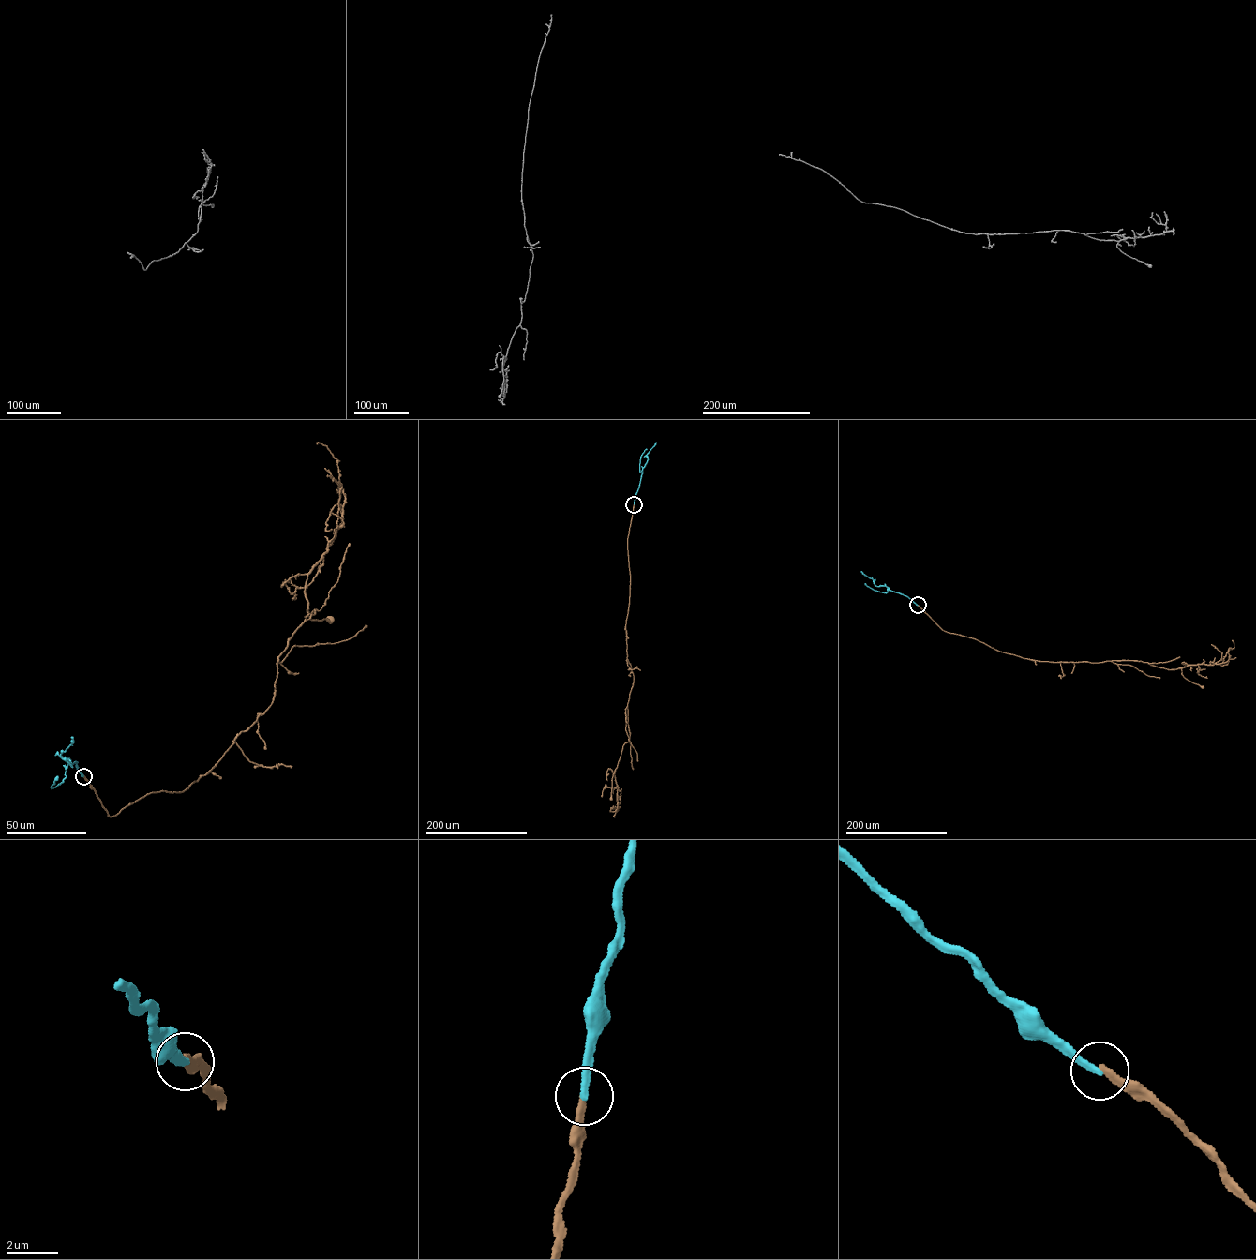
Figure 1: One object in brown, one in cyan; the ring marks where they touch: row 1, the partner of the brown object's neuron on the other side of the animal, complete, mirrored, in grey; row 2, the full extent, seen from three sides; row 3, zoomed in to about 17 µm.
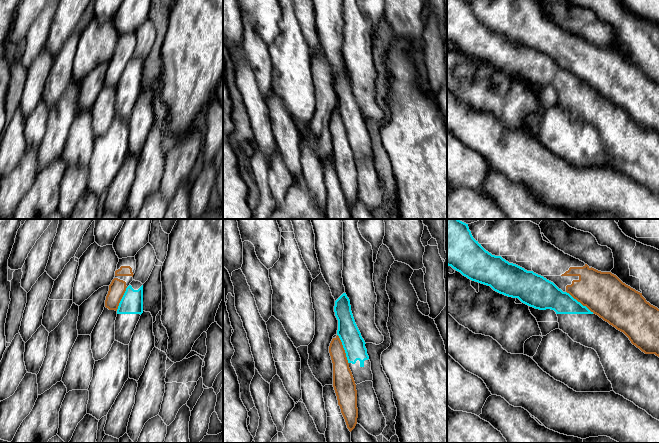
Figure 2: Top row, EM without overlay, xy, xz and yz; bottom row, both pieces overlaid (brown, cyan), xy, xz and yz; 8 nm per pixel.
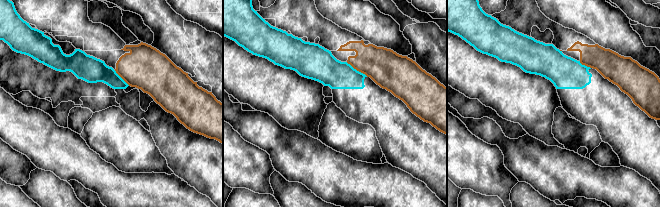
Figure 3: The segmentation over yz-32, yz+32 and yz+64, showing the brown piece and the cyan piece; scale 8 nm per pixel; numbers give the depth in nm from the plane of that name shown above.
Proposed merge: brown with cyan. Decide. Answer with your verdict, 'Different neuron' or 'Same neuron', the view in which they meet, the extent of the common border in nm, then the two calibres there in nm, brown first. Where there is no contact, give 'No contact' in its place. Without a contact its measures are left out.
Different neuron. Touches brown in xz. Shared border 260 nm. Thickness 170 nm (brown) against 180 nm

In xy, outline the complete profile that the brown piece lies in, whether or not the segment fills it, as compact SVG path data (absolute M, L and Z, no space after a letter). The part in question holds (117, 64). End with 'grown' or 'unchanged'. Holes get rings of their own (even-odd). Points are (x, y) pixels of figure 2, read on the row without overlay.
M135 33L119 35L115 53L109 61L109 67L105 76L105 83L117 87L119 79L126 67L126 64L133 57L136 46Z; grown

